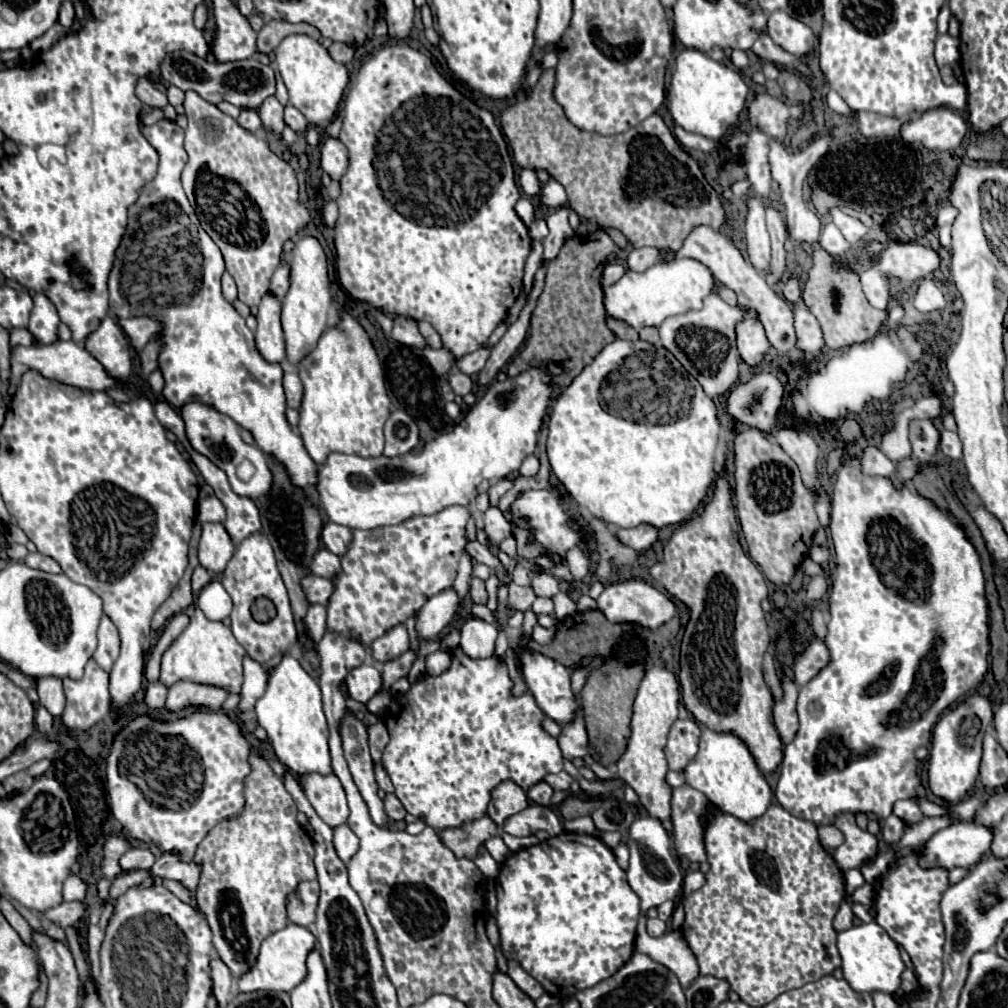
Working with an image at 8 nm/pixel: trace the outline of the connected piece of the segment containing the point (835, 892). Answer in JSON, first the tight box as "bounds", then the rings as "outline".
{"bounds":[681,805,845,1007],"outline":[[[771,805],[767,815],[747,827],[747,823],[739,823],[739,819],[715,811],[705,831],[705,849],[711,865],[707,883],[685,899],[685,921],[681,927],[687,945],[697,957],[699,975],[723,979],[741,1001],[751,1007],[763,1007],[781,993],[819,981],[841,967],[833,919],[845,895],[843,873],[819,843],[813,821],[799,819],[783,807]]]}

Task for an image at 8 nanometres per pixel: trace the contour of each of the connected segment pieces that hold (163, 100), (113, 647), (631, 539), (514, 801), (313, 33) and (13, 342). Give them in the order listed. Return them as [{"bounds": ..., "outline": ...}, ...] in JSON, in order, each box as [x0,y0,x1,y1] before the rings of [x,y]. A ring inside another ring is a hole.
[{"bounds":[135,79,169,109],"outline":[[[139,79],[135,93],[137,93],[137,97],[139,97],[145,105],[149,105],[149,107],[165,109],[165,107],[169,105],[167,95],[165,95],[163,91],[159,91],[155,85],[151,85],[147,79]]]},{"bounds":[93,615,119,671],"outline":[[[107,615],[101,617],[101,625],[99,625],[99,631],[97,631],[97,639],[99,639],[99,645],[97,645],[95,653],[93,653],[93,659],[105,671],[111,671],[115,659],[119,657],[119,633],[117,633],[115,623]]]},{"bounds":[613,525,657,551],"outline":[[[643,525],[641,531],[627,531],[627,529],[615,529],[613,531],[617,541],[635,549],[635,551],[645,551],[655,539],[657,539],[657,529]]]},{"bounds":[487,783,527,827],"outline":[[[501,783],[491,793],[491,803],[487,809],[487,815],[497,823],[497,827],[503,827],[505,819],[511,815],[527,809],[527,795],[521,787],[515,787],[515,783]]]},{"bounds":[257,21,321,55],"outline":[[[267,21],[265,27],[257,33],[257,51],[269,55],[287,35],[293,35],[293,33],[309,35],[309,37],[321,41],[321,33],[307,23],[293,25],[293,23],[287,23],[287,21]]]},{"bounds":[9,329,33,349],"outline":[[[15,329],[15,331],[11,331],[11,337],[9,337],[9,345],[11,345],[11,349],[15,349],[15,347],[29,347],[29,345],[33,345],[33,339],[31,339],[31,333],[27,331],[27,329]]]}]

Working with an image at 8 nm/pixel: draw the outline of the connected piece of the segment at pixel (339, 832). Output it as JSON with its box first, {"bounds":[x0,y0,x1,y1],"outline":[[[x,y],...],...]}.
{"bounds":[333,825,359,863],"outline":[[[343,825],[343,827],[333,829],[333,845],[335,845],[339,859],[347,863],[359,849],[359,839],[347,825]]]}

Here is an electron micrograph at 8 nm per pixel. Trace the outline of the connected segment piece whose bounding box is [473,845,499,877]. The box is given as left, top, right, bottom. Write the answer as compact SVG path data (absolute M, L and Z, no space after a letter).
M483 845L479 847L479 855L473 859L473 863L481 869L485 877L495 877L499 874L499 863L489 855L489 851Z

